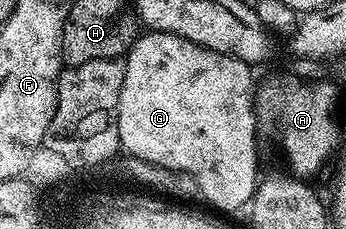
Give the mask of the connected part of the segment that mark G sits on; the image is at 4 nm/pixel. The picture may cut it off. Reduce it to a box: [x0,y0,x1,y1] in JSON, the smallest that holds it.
[118,32,256,210]

